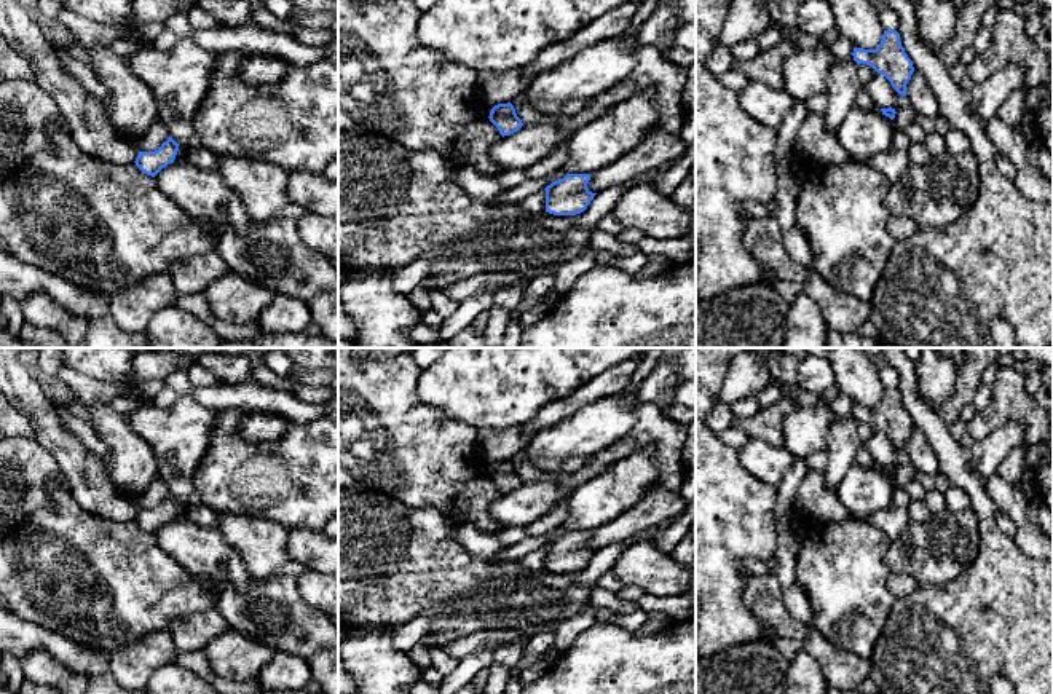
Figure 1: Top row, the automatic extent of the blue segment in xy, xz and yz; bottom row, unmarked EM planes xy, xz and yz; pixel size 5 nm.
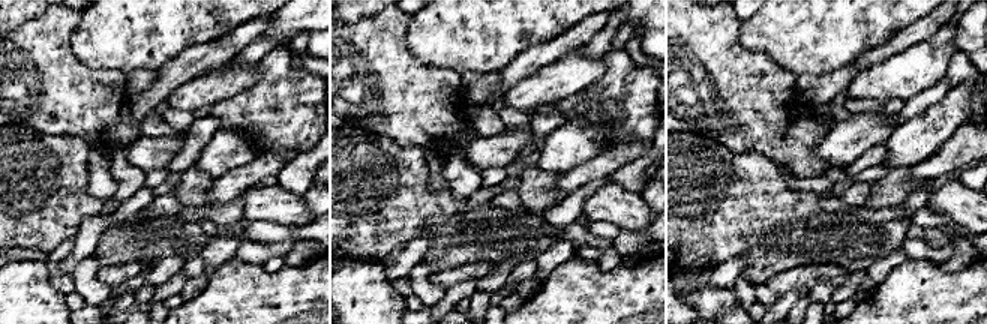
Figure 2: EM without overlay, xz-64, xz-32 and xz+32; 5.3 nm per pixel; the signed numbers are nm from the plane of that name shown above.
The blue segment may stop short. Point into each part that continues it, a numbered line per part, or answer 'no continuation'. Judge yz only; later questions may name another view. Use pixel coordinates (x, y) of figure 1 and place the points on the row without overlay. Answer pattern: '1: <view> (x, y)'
no continuation

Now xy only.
no continuation

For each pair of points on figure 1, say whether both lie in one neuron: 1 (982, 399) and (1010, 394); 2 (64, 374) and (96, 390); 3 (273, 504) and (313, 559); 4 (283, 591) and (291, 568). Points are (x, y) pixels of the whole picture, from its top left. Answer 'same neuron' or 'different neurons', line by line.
1: different neurons
2: same neuron
3: different neurons
4: different neurons

